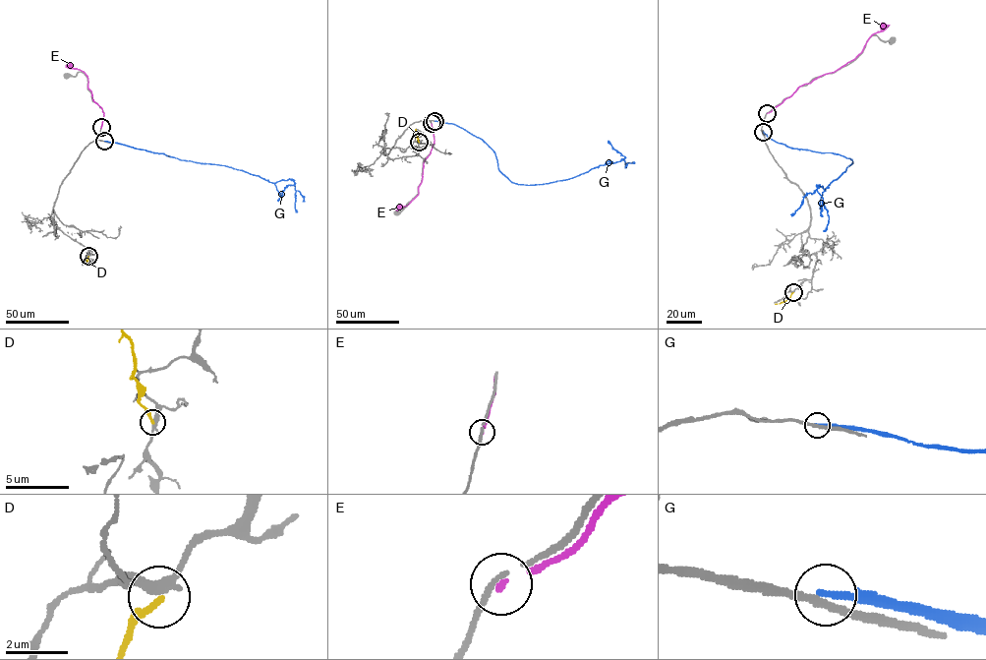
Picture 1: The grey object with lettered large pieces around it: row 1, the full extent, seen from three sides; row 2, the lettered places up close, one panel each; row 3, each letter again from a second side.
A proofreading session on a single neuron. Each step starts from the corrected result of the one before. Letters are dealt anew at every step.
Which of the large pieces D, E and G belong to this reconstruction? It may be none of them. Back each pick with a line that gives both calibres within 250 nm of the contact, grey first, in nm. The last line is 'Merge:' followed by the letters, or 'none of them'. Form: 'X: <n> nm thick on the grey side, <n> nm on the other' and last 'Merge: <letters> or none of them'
Merge: none of them

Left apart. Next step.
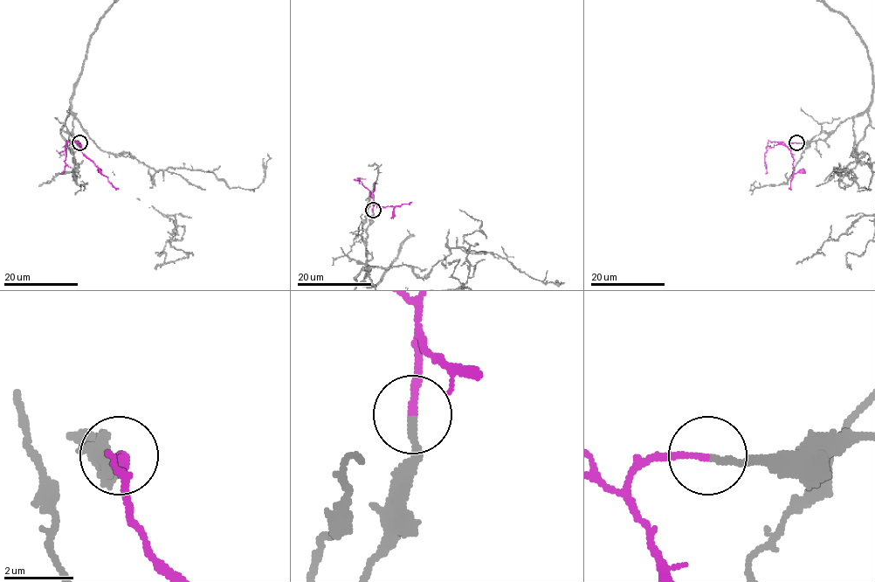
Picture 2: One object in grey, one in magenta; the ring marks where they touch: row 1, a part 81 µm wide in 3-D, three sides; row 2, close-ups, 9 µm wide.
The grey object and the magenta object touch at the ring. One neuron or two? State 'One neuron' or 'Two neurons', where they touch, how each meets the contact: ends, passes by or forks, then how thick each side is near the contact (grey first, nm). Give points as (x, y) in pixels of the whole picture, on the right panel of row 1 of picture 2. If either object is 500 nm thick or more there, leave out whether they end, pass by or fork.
One neuron. Place: (796, 142). At the ring grey ends. At the ring magenta ends. Thickness 190 nm (grey) against 190 nm

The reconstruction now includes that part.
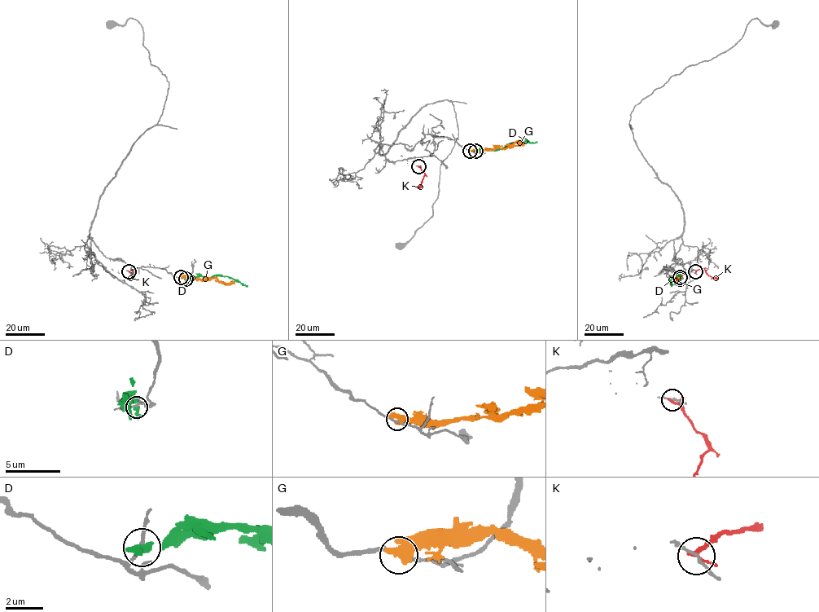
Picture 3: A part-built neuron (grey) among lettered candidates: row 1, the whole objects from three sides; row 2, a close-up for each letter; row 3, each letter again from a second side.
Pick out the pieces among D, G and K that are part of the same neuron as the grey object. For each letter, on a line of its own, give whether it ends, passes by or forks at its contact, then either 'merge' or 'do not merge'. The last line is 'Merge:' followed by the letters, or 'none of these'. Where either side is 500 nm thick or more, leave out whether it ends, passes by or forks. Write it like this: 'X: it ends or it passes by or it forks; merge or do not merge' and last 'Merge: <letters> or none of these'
D: it ends; do not merge
G: do not merge
K: it ends; do not merge
Merge: none of these

